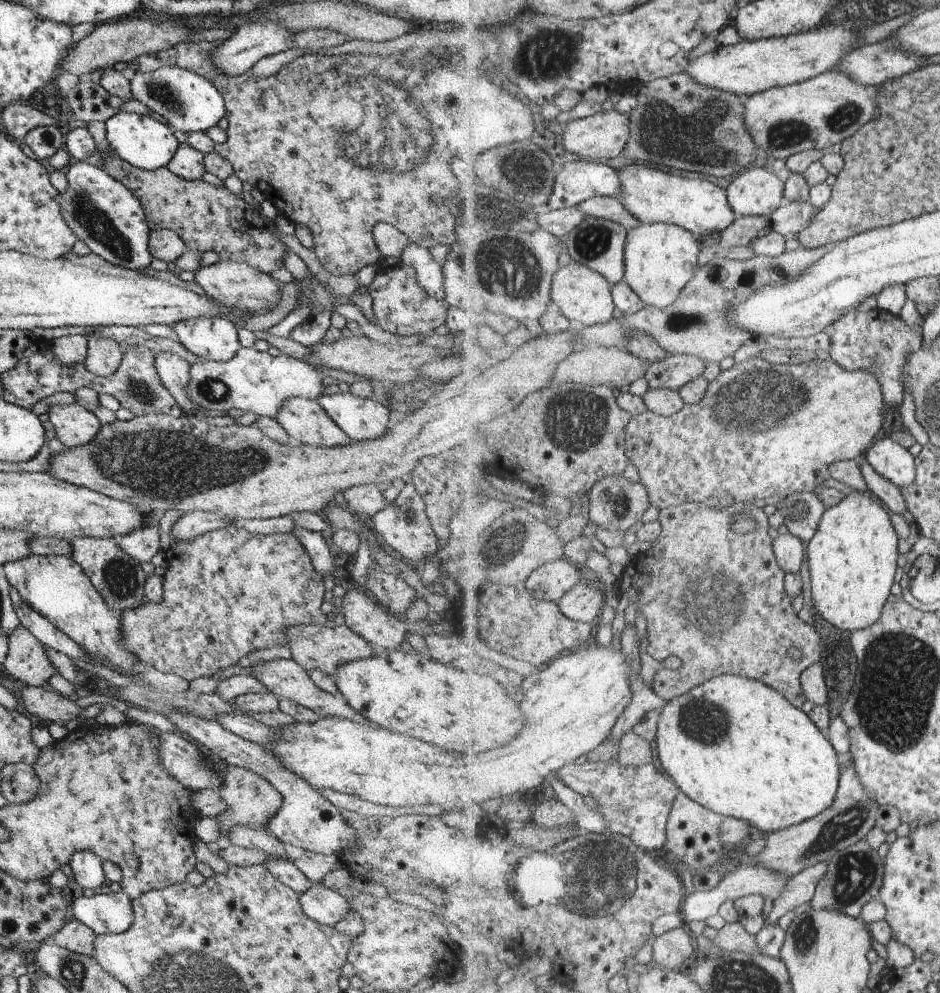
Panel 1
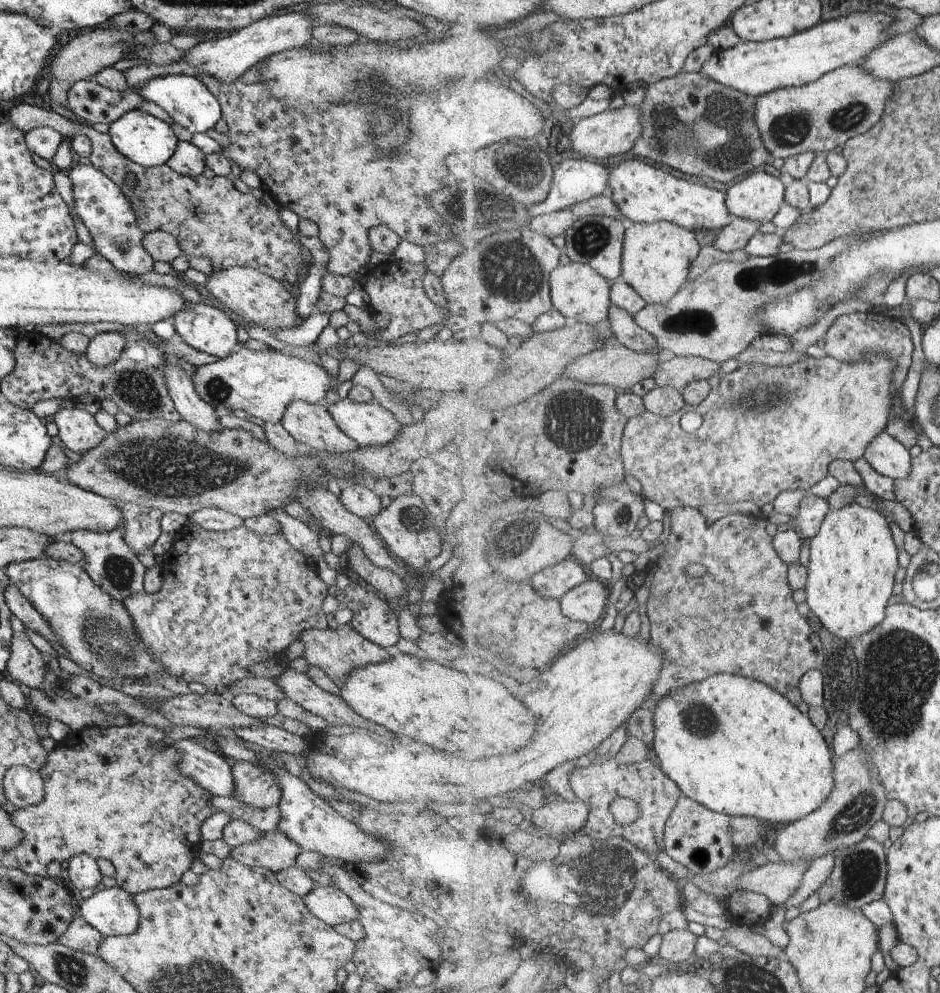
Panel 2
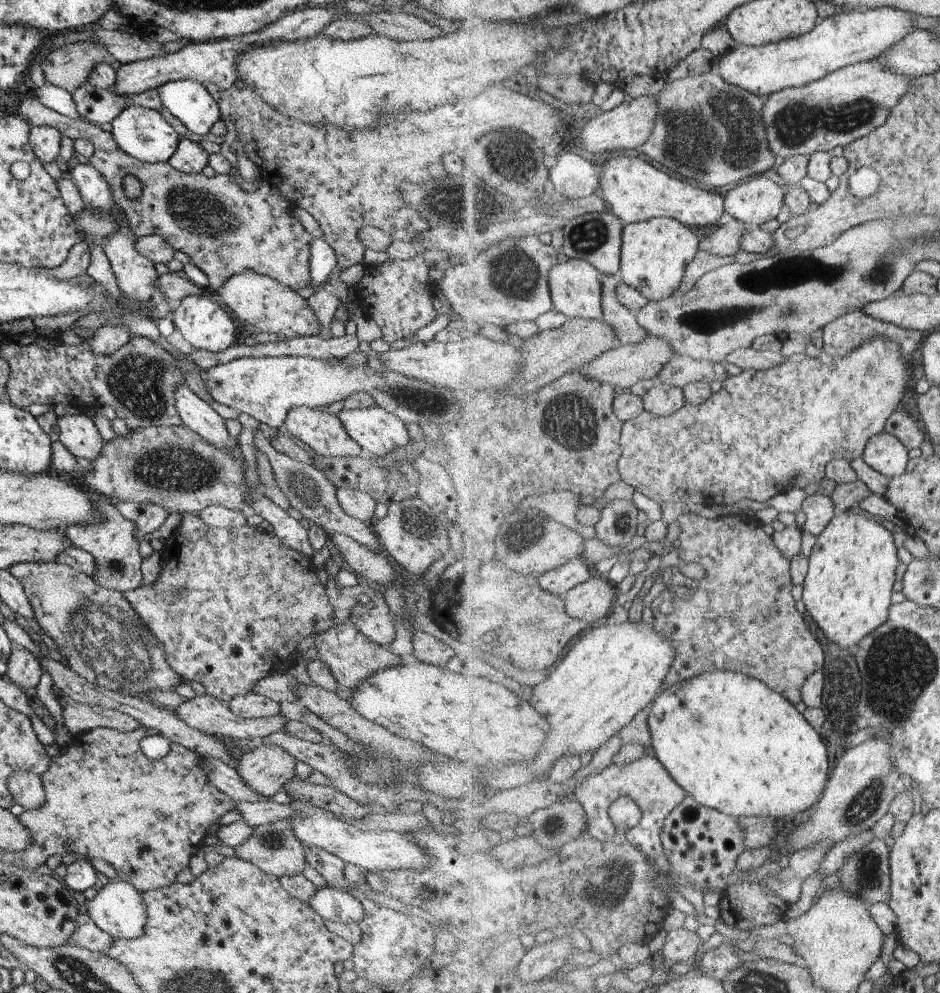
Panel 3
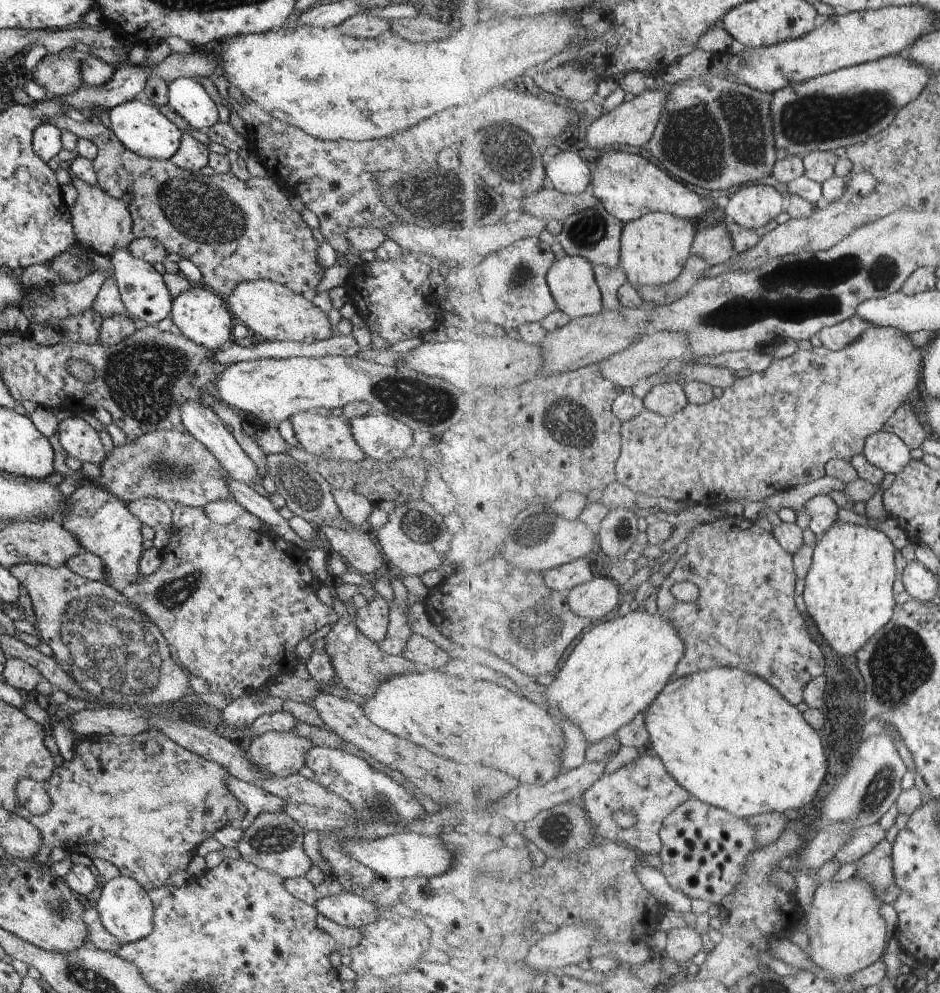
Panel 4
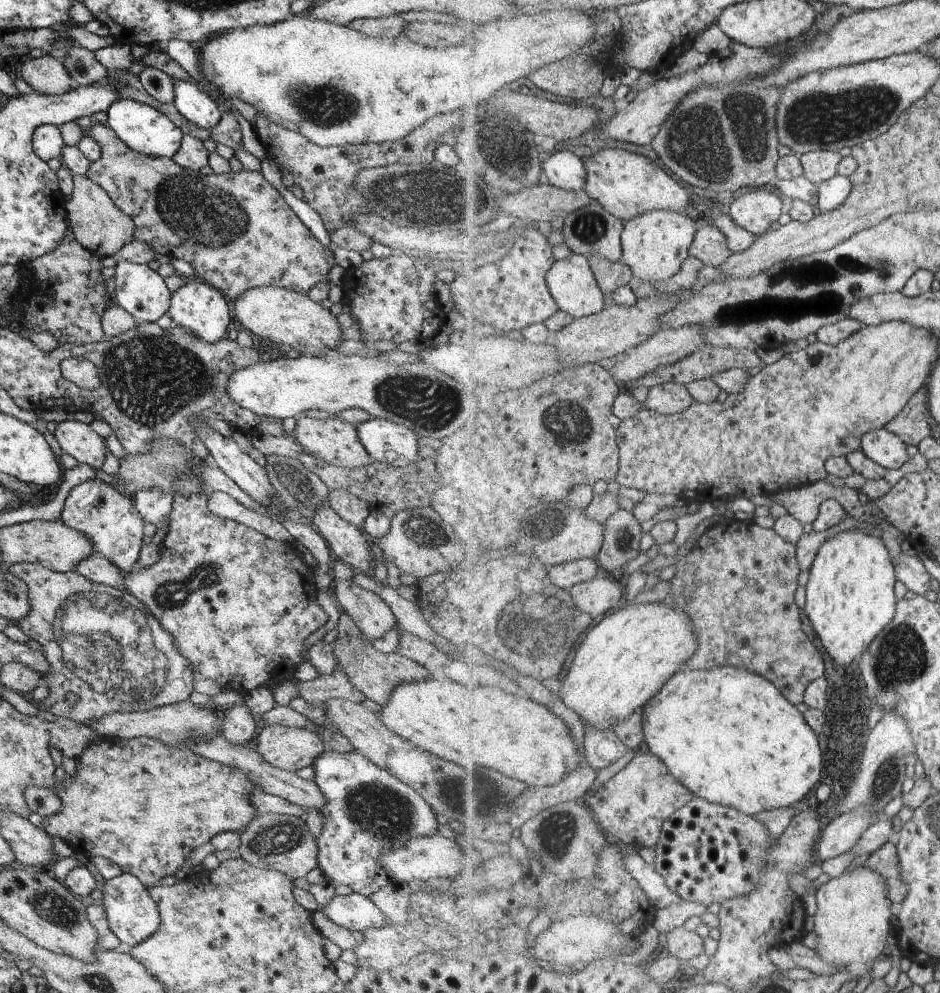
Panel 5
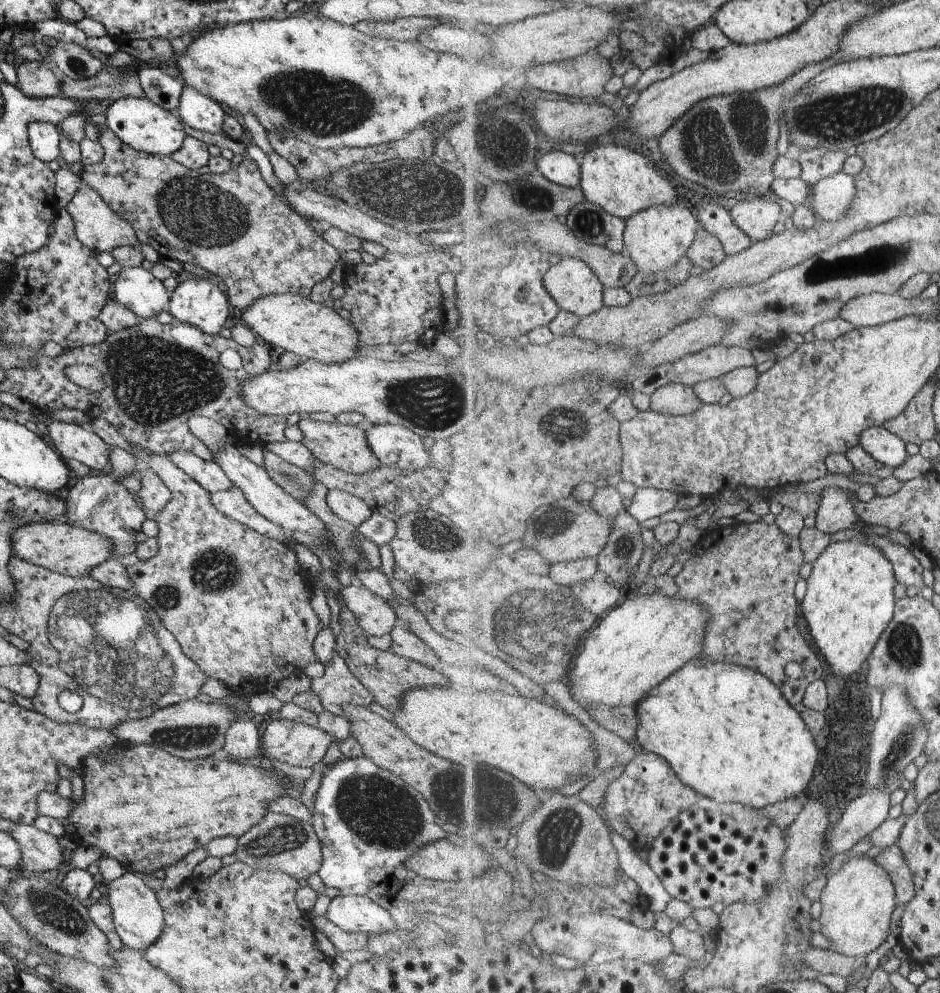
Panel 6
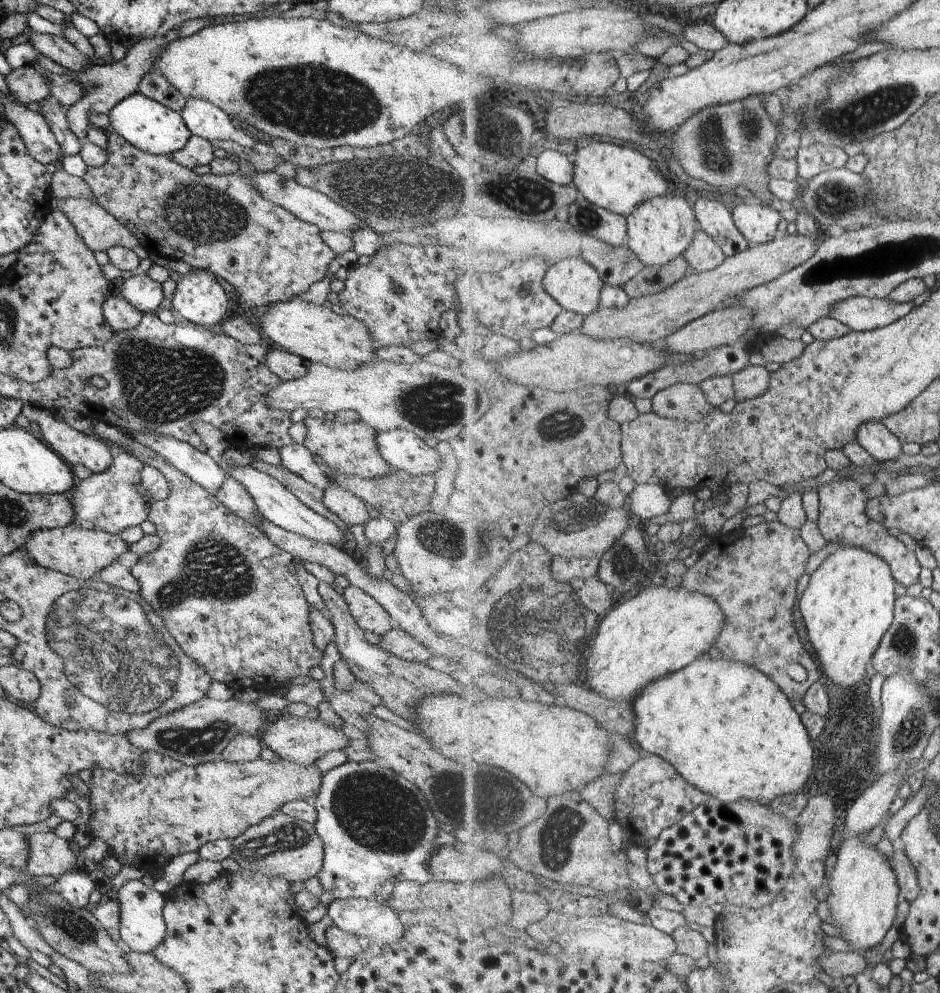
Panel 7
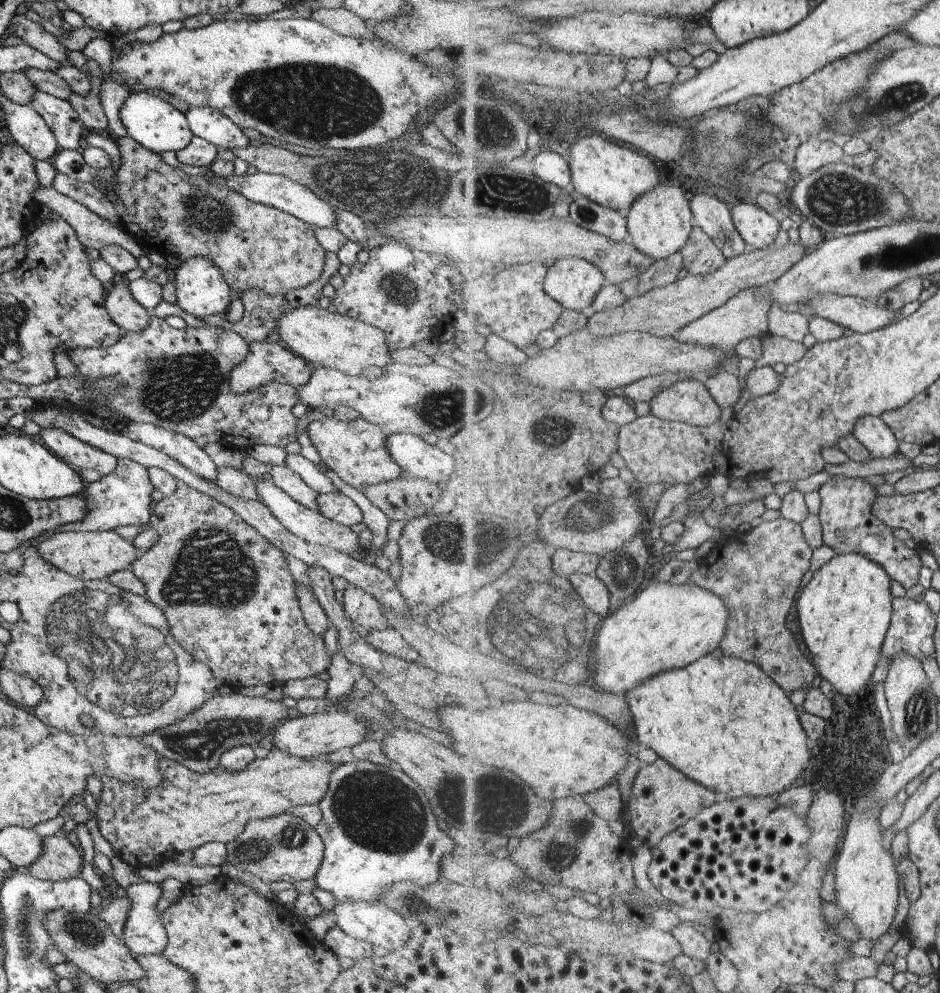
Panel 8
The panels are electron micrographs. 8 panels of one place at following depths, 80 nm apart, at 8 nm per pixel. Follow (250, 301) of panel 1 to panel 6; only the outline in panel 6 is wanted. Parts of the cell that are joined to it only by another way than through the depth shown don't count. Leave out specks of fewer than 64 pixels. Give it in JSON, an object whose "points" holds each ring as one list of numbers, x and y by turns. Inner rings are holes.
{"points":[[270,294,257,299,242,313,241,318,257,337,258,341,269,348,283,348,302,360,311,359,323,364,341,364,349,359,359,359,357,347,359,342,358,330,354,324,321,304,314,303,308,297,297,295]]}

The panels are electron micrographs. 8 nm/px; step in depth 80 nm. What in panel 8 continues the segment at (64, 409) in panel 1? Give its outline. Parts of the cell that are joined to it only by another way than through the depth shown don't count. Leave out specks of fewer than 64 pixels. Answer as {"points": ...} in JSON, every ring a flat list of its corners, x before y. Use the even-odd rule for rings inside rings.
{"points":[[47,427,41,429,38,434,43,444,76,472,91,468,105,476,113,472,115,468,116,458,114,456,89,446,62,430]]}

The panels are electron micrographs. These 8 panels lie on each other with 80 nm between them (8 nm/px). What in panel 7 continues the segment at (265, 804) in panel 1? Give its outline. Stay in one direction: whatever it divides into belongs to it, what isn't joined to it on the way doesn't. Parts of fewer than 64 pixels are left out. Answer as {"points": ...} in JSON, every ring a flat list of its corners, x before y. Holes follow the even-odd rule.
{"points":[[278,714,270,720,265,732,263,732,262,746,266,746,277,754,279,759,285,759,298,765,311,765,321,758,325,752,338,750,341,752,349,744,350,739,345,736,340,726,335,726,317,718,305,720,289,714]]}

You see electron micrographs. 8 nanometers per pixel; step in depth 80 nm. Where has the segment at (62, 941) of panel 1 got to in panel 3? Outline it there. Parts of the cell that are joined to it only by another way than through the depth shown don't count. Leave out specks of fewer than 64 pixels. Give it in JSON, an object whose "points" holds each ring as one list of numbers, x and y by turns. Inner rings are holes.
{"points":[[83,912,75,918,75,929,66,944,106,954,111,942,111,936,99,930]]}

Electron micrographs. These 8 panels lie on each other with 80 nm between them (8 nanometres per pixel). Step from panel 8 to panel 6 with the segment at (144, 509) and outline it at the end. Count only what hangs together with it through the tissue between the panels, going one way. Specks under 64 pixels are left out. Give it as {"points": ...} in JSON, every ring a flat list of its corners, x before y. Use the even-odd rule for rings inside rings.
{"points":[[110,448,108,462,111,464,111,471,107,474,97,474,96,476,85,475,78,481,71,482,62,493,65,505,65,522,72,526,101,533,112,542,111,556,119,556,134,552,136,547,133,534,140,530,141,524,145,520,137,498,130,491,128,492,121,484,117,483,117,478,127,475,135,475,139,468,137,458,131,453,119,448]]}

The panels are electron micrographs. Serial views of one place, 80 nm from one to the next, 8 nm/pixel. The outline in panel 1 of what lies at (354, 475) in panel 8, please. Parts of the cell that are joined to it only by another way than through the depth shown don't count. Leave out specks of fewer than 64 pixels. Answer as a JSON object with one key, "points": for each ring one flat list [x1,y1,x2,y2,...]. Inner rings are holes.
{"points":[[292,397,283,400,274,420,296,444,331,447,350,442,315,399]]}

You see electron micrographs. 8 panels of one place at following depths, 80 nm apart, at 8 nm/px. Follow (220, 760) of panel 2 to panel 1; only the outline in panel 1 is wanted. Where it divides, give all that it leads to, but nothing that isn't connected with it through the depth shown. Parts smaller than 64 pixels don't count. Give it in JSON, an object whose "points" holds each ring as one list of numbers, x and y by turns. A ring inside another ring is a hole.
{"points":[[158,731,157,740,161,742,158,751,162,765,172,771,169,776,181,786,192,790,211,788,214,792,221,786,223,776,201,756,195,744,171,732]]}

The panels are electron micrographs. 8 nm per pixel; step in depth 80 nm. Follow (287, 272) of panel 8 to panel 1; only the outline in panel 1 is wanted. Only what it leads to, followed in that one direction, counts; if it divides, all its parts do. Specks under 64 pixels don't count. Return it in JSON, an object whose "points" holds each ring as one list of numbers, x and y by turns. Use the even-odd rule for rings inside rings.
{"points":[[26,102,9,103,1,112,1,122,6,136,21,143,22,138,35,127,55,126,55,119,39,111,35,104],[111,148,100,157,101,169,132,192,141,204,149,231,173,230,188,250,213,251,219,260,243,262,267,275,283,267,283,256,288,248,277,238,274,222,265,218,253,204,247,204,241,195,231,193,225,185,213,186,200,178,185,180,169,172,166,166,144,171,121,160]]}

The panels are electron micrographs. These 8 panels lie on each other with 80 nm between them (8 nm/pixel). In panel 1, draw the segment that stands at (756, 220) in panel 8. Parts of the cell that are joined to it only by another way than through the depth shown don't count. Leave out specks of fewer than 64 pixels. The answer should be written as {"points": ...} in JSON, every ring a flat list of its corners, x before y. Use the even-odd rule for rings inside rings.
{"points":[[755,167,737,175,726,192,739,216,771,216,785,202,785,186,775,172]]}

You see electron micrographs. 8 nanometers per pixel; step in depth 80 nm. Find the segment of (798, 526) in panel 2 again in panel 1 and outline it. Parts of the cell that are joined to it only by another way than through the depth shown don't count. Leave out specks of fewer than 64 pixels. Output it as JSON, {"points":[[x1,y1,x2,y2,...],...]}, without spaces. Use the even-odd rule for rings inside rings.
{"points":[[797,492,787,497,780,514,784,517,784,524,789,532,808,544,817,534,817,528,827,509,816,494]]}

